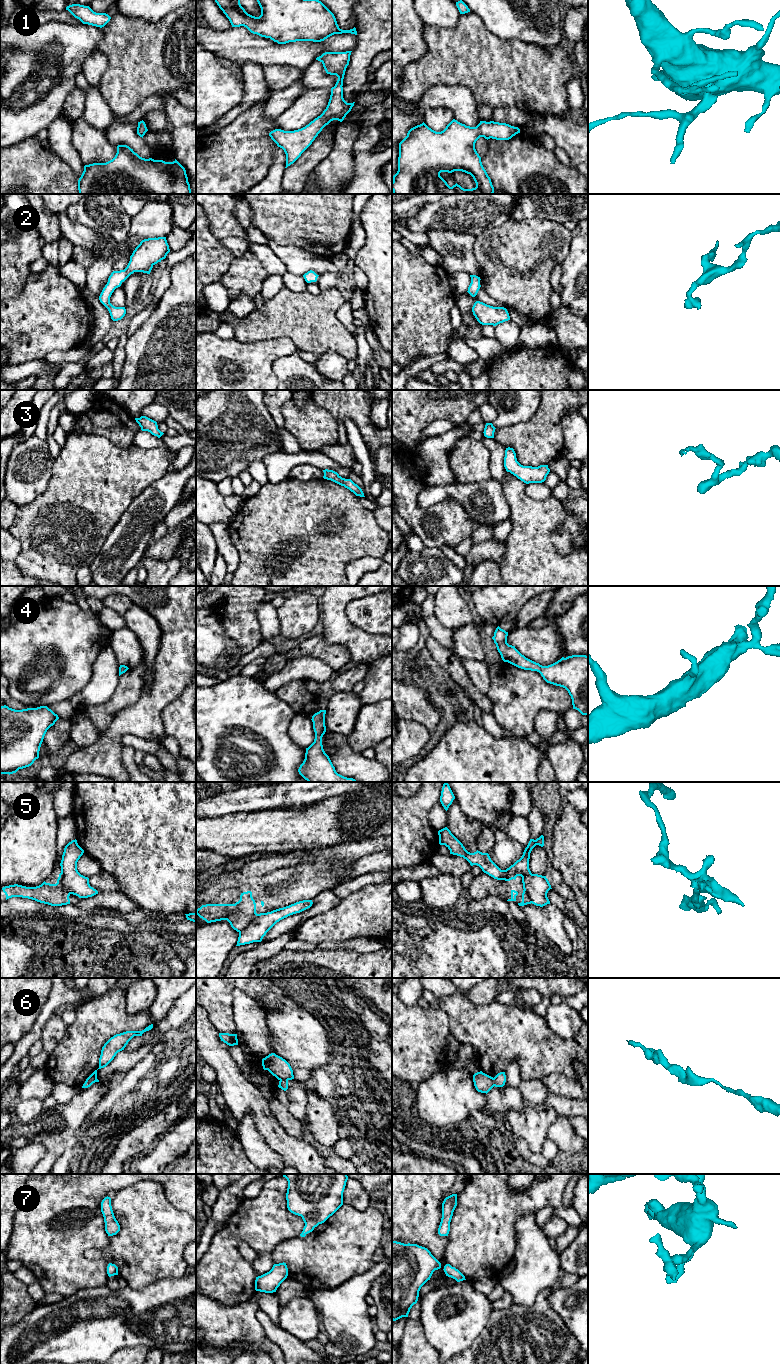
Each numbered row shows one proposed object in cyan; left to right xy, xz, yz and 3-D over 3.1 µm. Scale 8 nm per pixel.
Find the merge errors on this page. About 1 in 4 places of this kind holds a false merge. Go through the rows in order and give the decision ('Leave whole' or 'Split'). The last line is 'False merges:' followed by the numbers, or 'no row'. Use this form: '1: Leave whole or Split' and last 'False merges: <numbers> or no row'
1: Leave whole
2: Leave whole
3: Leave whole
4: Leave whole
5: Split
6: Split
7: Leave whole
False merges: 5, 6

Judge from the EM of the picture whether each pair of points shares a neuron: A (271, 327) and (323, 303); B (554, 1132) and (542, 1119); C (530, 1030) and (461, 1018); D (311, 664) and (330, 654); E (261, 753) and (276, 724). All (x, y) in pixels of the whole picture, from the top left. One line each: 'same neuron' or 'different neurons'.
A: same neuron
B: different neurons
C: same neuron
D: different neurons
E: same neuron

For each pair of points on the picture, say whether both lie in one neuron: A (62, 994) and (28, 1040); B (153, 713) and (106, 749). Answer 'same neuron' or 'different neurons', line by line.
A: same neuron
B: same neuron

